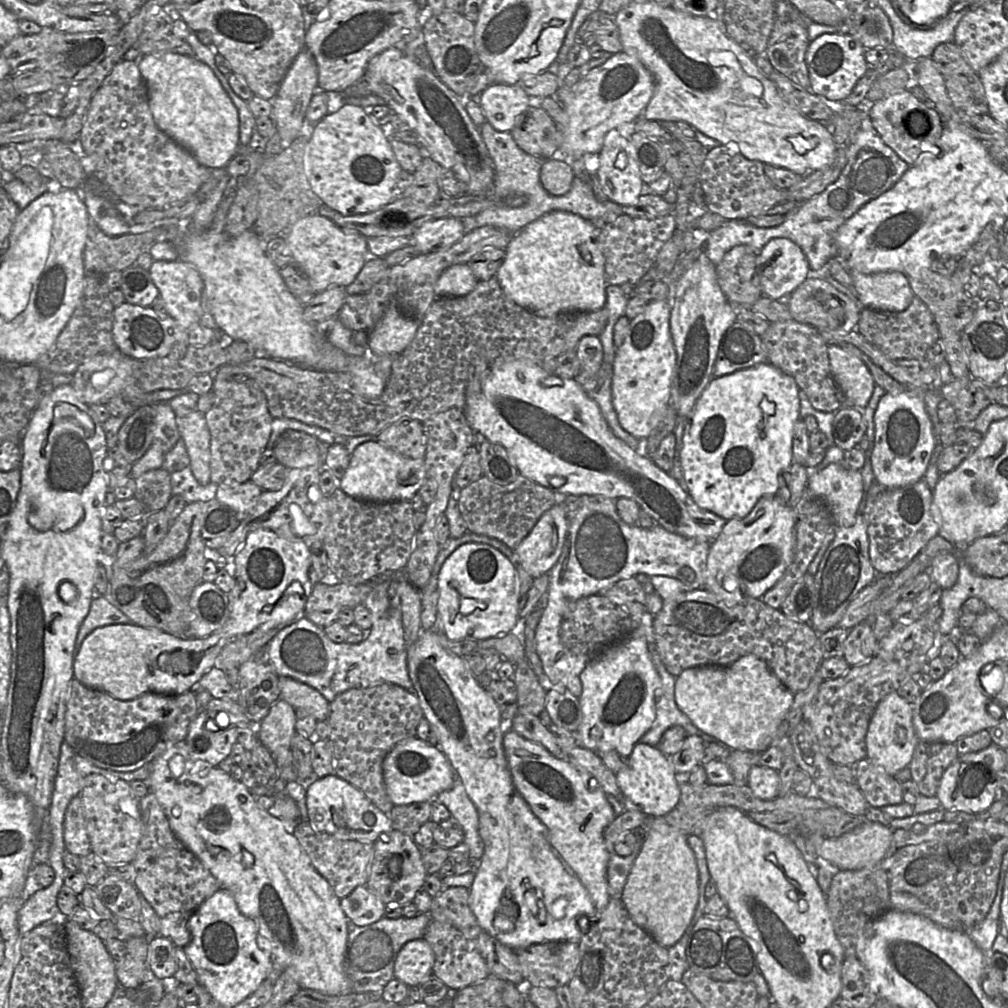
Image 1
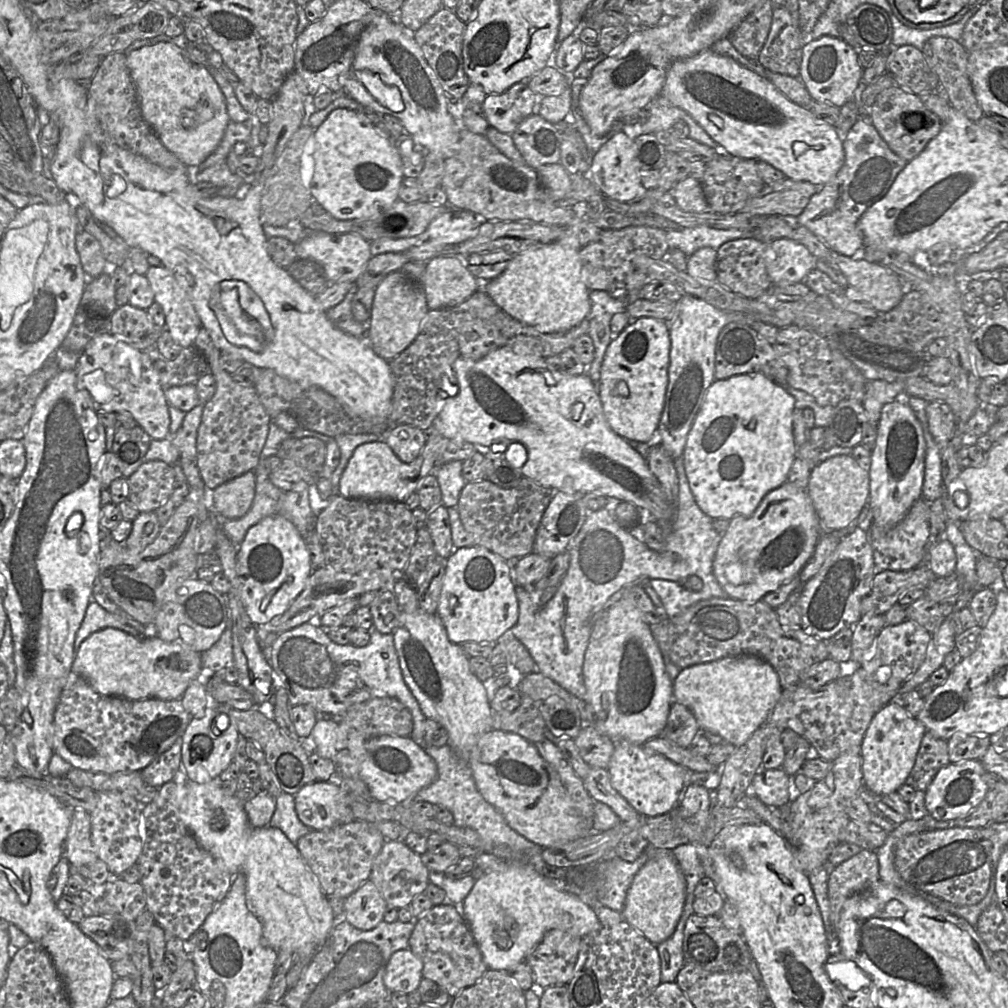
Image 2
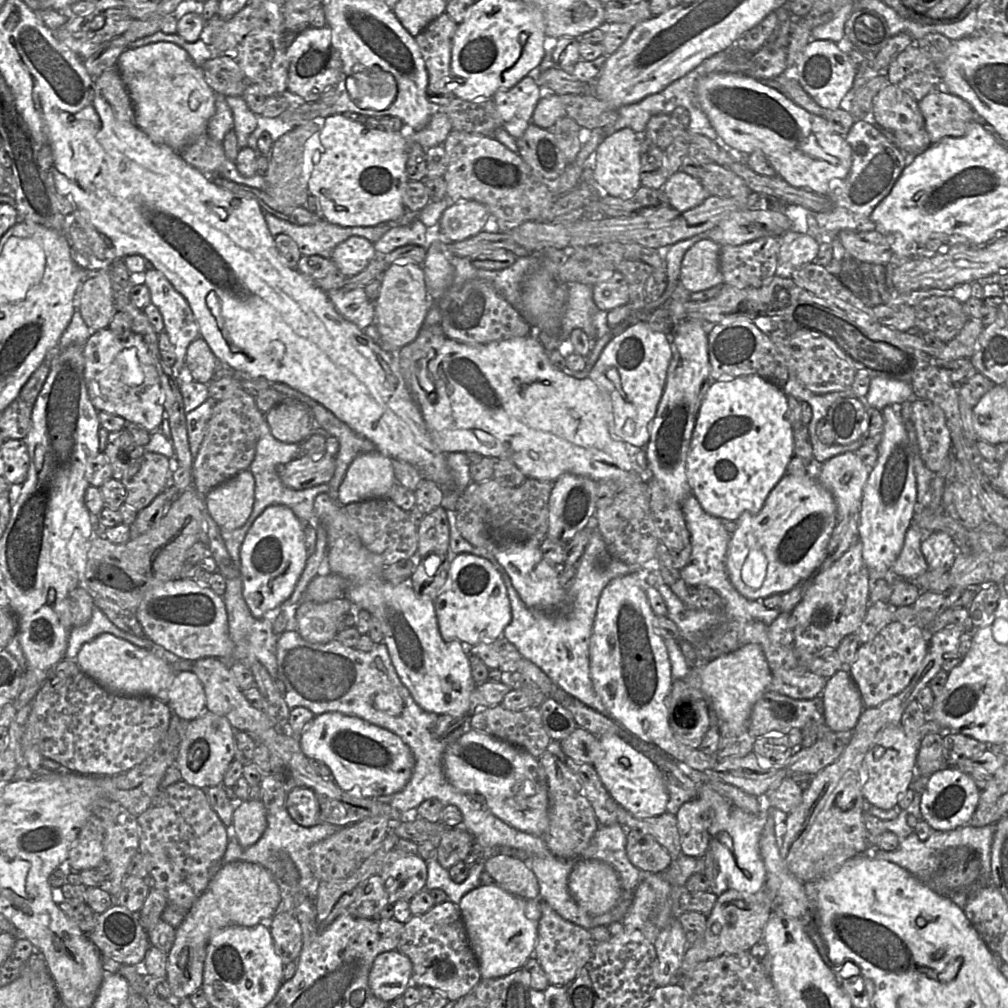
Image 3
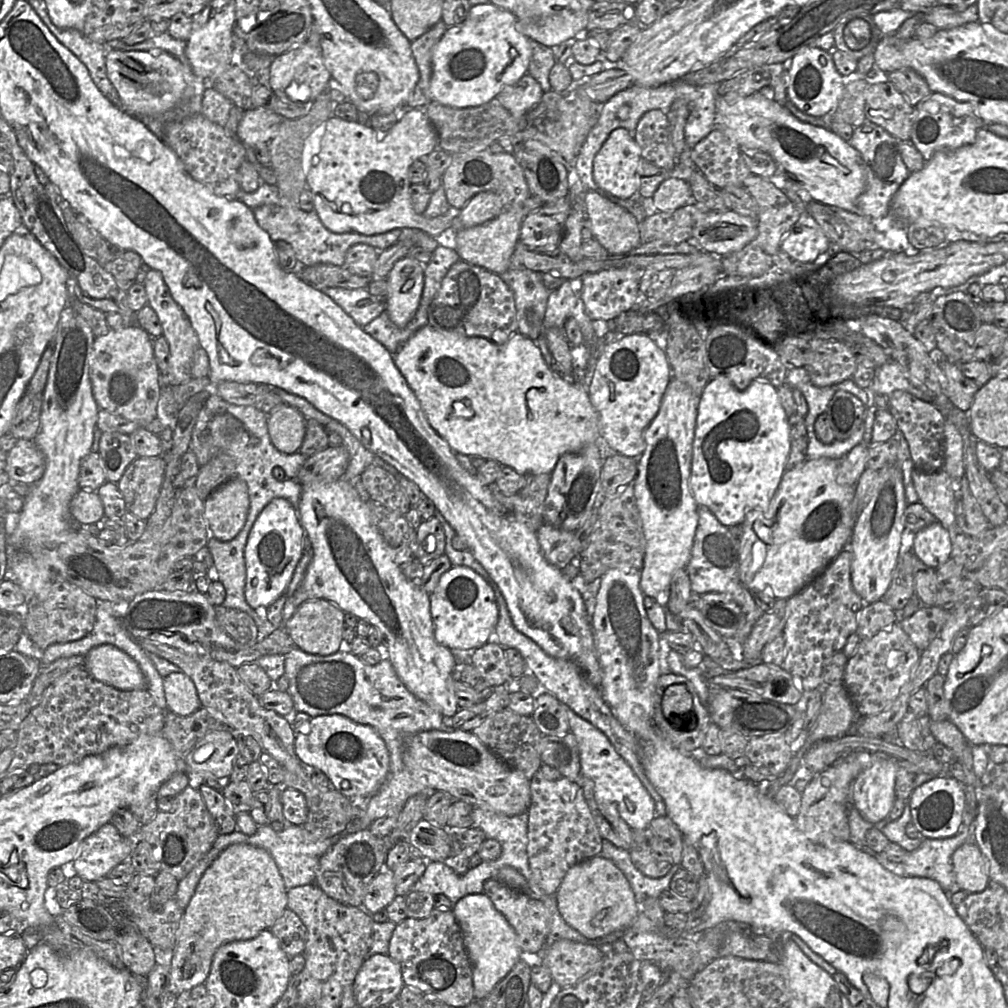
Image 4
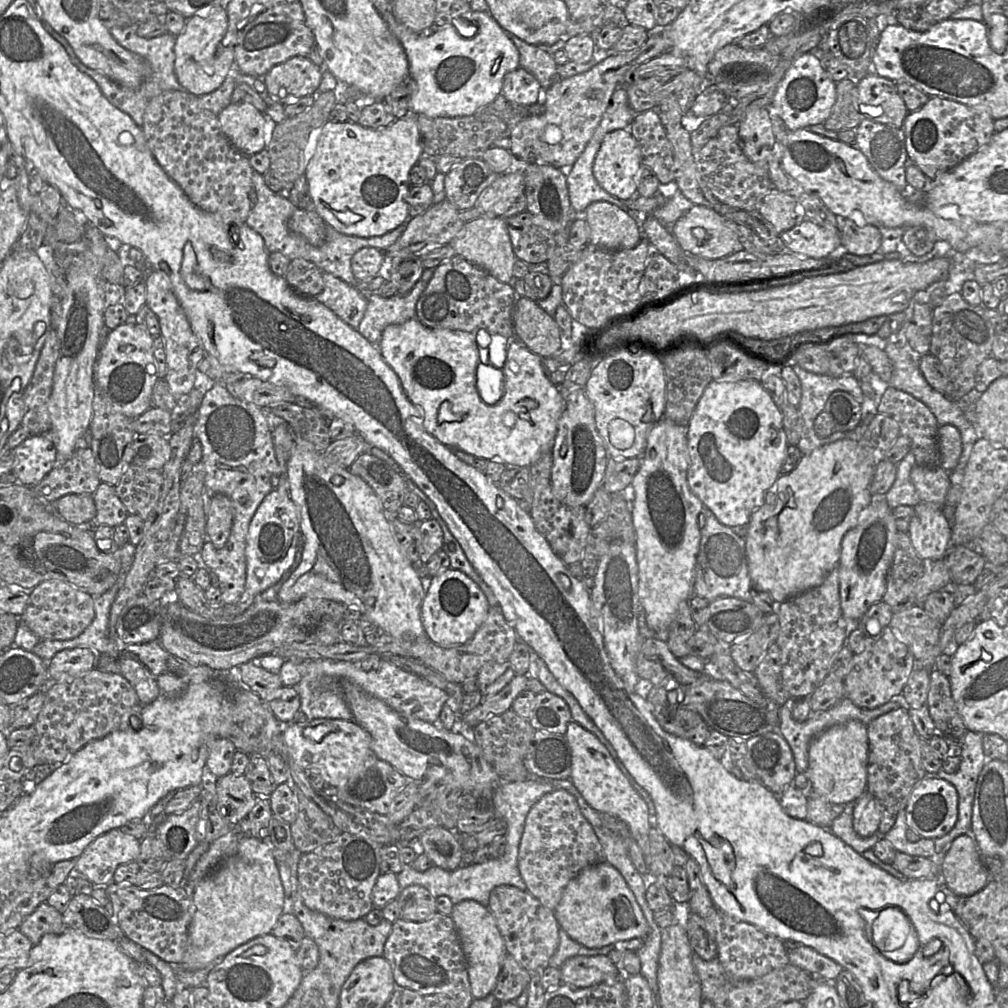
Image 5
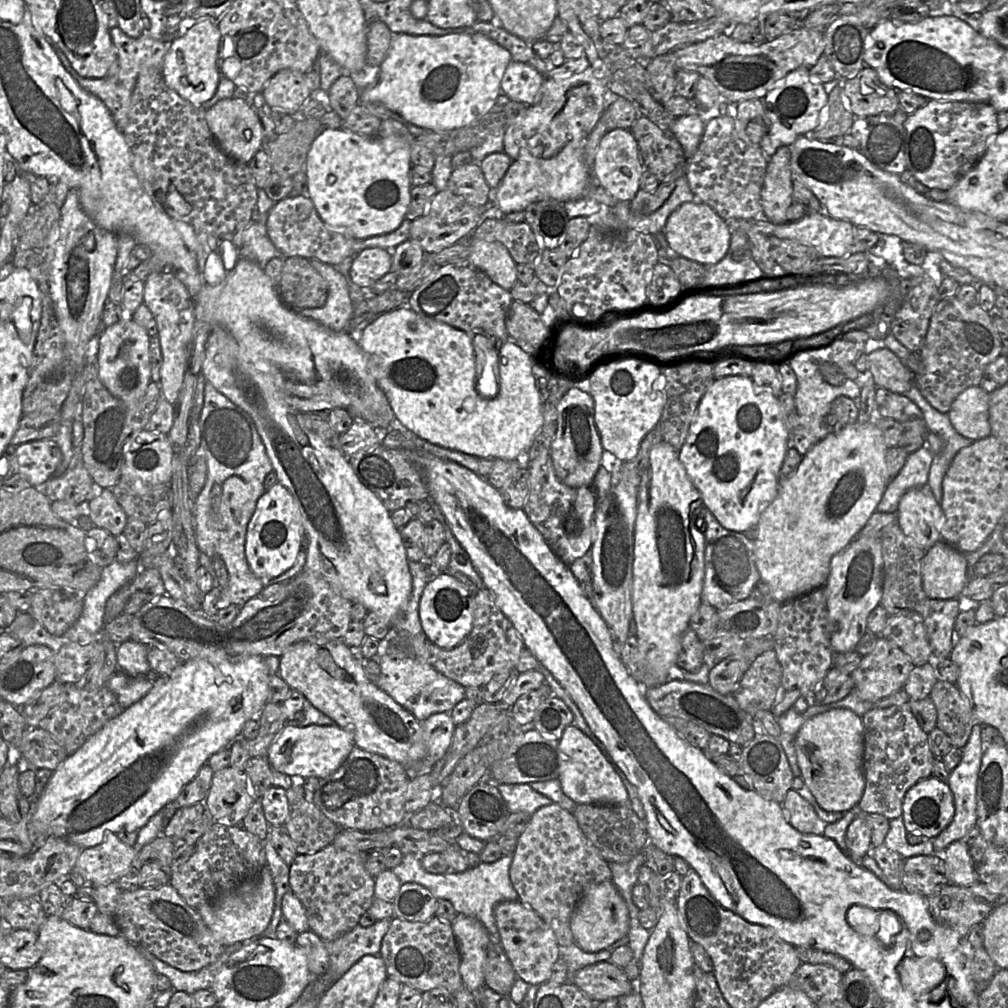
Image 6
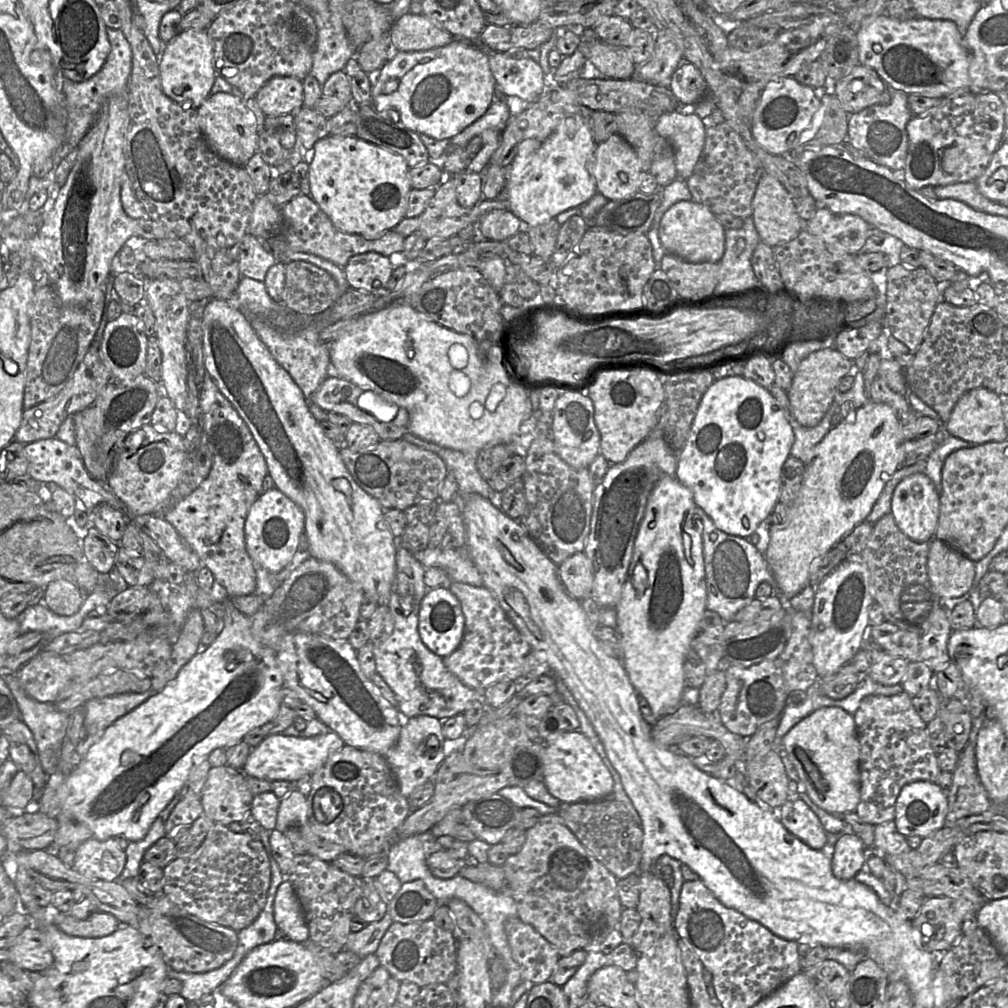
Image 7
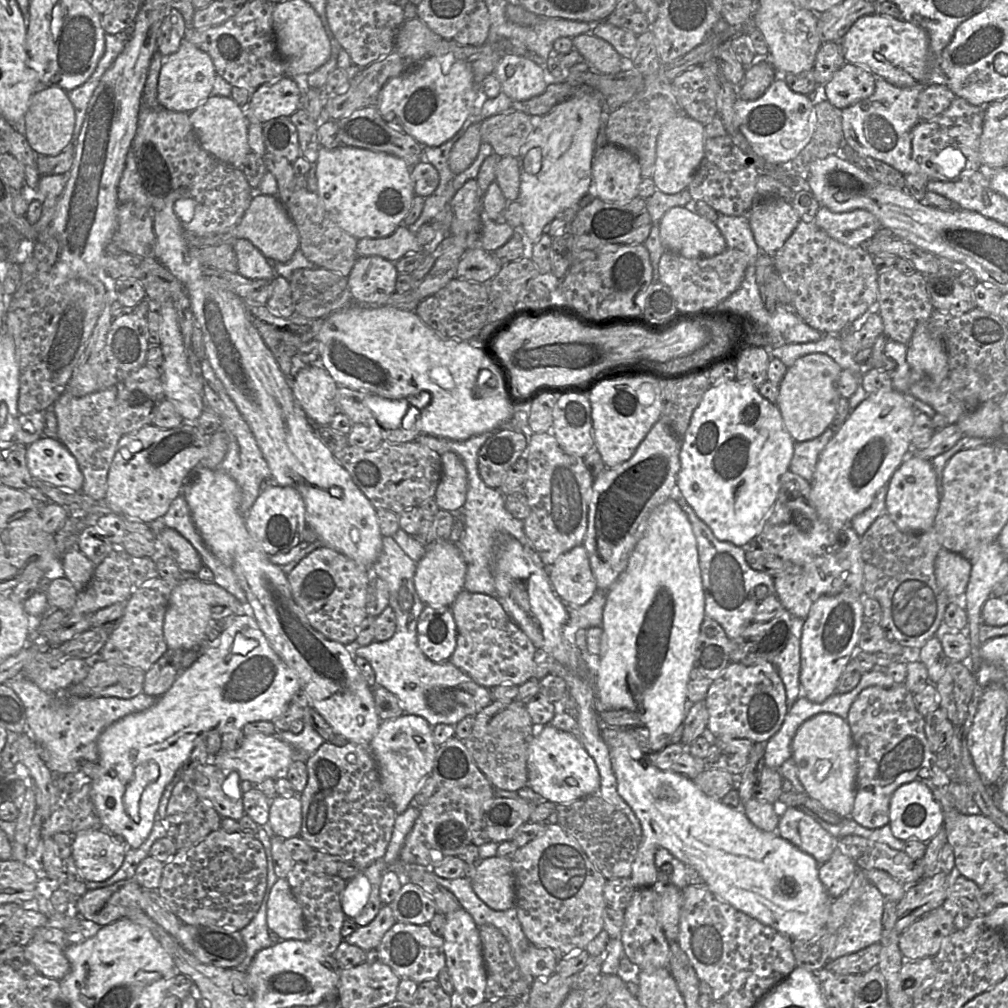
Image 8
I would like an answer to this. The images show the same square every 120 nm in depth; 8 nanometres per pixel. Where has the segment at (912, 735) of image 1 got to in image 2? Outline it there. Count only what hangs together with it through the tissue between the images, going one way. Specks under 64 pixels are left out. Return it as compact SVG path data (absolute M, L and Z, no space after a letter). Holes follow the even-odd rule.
M899 697L883 706L872 718L861 743L862 774L864 787L875 796L883 796L905 784L914 766L916 756L927 729L917 718L910 716L899 702Z

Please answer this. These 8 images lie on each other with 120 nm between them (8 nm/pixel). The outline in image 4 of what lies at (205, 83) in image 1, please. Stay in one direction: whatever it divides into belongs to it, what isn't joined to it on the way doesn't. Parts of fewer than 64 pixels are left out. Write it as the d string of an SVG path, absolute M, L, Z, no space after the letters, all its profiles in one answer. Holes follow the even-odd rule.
M108 49L106 70L108 79L118 92L121 108L136 118L158 116L172 109L184 97L187 88L185 67L177 58L159 49Z

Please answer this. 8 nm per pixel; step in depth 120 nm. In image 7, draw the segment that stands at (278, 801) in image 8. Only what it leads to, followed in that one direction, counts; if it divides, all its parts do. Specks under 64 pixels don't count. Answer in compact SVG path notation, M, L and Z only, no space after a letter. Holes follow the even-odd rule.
M294 788L280 801L275 829L284 833L290 827L303 826L307 823L307 797Z

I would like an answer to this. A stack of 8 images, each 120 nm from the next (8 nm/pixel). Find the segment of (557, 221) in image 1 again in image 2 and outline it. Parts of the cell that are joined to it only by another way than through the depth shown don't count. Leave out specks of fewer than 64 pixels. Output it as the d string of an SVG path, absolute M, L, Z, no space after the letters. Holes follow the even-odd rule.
M565 238L513 255L507 268L487 283L485 292L513 318L539 332L568 331L591 310L590 290L581 277L580 248L576 238Z

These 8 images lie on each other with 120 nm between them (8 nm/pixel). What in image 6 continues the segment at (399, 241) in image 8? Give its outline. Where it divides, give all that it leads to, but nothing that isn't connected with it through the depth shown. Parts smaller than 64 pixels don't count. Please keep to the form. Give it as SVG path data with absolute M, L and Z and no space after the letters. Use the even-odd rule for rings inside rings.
M307 195L286 197L276 202L269 212L267 234L282 253L283 258L299 256L315 258L323 263L338 265L354 255L354 242L358 241L338 230L329 228L320 218L313 201Z

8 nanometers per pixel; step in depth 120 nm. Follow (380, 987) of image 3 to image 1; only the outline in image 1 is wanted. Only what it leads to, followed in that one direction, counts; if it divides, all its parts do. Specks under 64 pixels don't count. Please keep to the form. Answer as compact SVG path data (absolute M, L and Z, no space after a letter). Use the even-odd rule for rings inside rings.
M424 939L407 942L397 955L394 964L394 978L408 987L421 986L432 975L435 955Z

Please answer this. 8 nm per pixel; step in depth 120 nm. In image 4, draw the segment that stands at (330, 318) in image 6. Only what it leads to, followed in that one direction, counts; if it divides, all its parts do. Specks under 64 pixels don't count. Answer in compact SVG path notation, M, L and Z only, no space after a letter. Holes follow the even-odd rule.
M326 287L321 291L331 298L354 322L364 327L386 310L384 296L374 296L367 288Z

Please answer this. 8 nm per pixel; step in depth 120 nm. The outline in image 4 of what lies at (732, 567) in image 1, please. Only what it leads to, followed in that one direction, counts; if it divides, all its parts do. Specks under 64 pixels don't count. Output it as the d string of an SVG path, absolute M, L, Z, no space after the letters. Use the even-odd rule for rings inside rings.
M830 458L806 459L799 466L786 470L770 501L769 508L766 511L753 509L747 512L742 523L742 535L739 540L739 578L742 584L752 593L768 593L776 599L789 599L816 578L840 552L848 547L852 529L856 522L856 518L853 517L851 505L854 498L855 486L843 486L838 484L836 477L839 460L840 459Z

